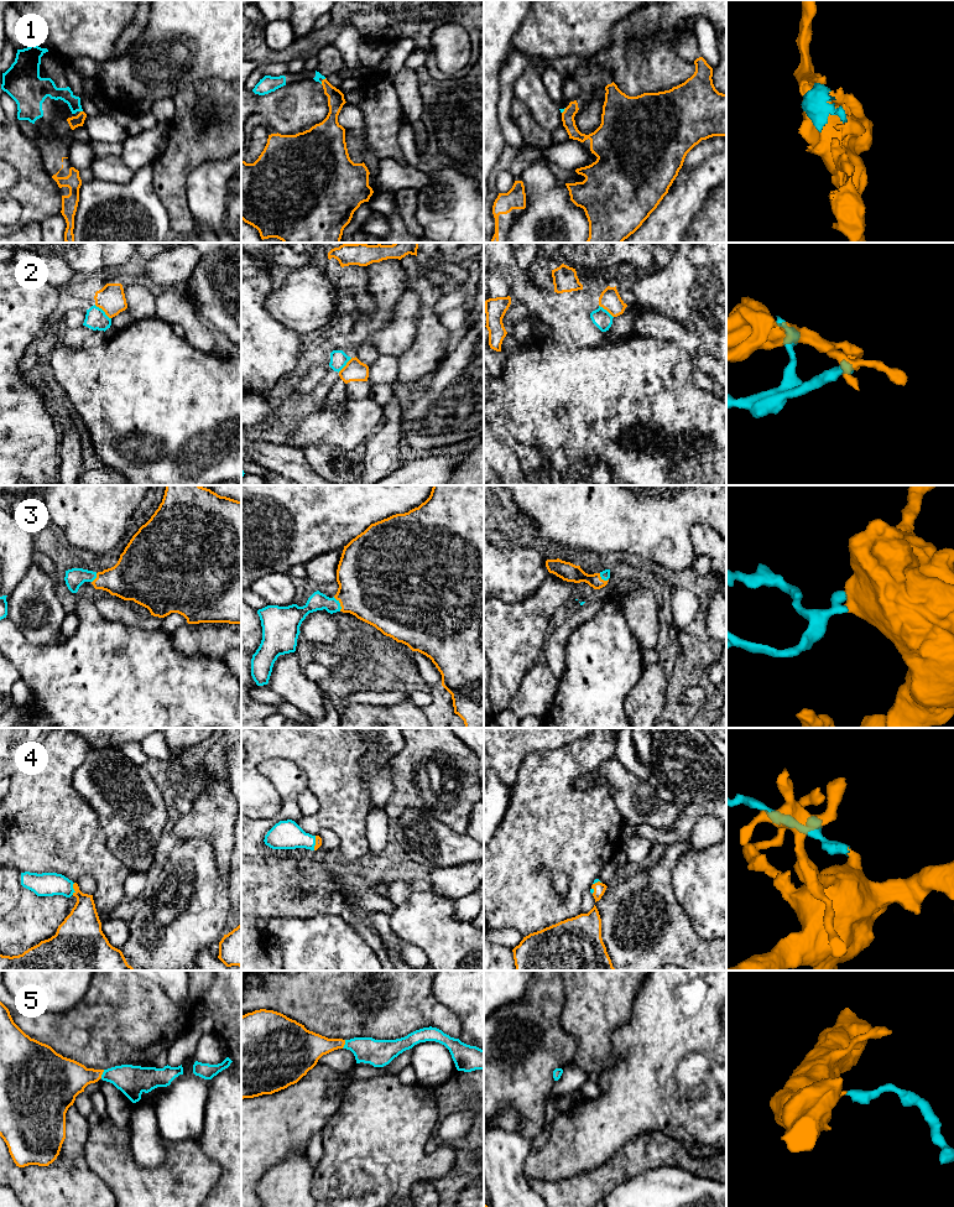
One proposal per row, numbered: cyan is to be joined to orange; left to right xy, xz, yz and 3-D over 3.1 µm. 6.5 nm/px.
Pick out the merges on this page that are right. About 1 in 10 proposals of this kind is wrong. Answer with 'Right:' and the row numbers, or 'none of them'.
Right: 1, 3, 4, 5

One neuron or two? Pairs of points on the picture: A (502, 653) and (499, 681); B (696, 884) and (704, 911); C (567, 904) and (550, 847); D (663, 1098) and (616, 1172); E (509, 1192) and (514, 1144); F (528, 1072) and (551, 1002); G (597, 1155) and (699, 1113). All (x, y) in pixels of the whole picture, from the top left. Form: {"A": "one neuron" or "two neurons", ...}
{"A": "one neuron", "B": "one neuron", "C": "one neuron", "D": "two neurons", "E": "one neuron", "F": "one neuron", "G": "one neuron"}

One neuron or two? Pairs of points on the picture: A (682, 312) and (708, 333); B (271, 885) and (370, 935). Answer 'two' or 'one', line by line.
A: two
B: one

